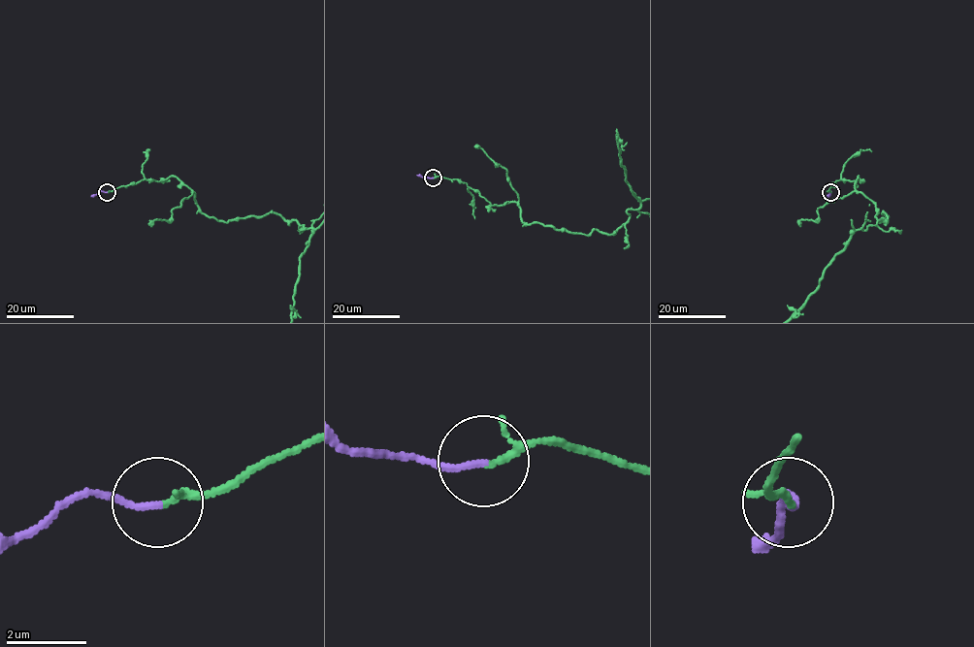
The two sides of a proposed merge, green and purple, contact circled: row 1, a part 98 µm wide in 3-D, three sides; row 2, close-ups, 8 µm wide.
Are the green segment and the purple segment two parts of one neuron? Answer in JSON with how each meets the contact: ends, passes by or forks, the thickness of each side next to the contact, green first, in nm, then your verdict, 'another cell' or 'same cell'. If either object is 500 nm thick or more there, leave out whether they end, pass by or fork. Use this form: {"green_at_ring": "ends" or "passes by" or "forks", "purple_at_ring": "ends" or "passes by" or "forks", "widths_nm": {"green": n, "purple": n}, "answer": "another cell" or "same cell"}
{"green_at_ring": "passes by", "purple_at_ring": "ends", "widths_nm": {"green": 120, "purple": 160}, "answer": "same cell"}

